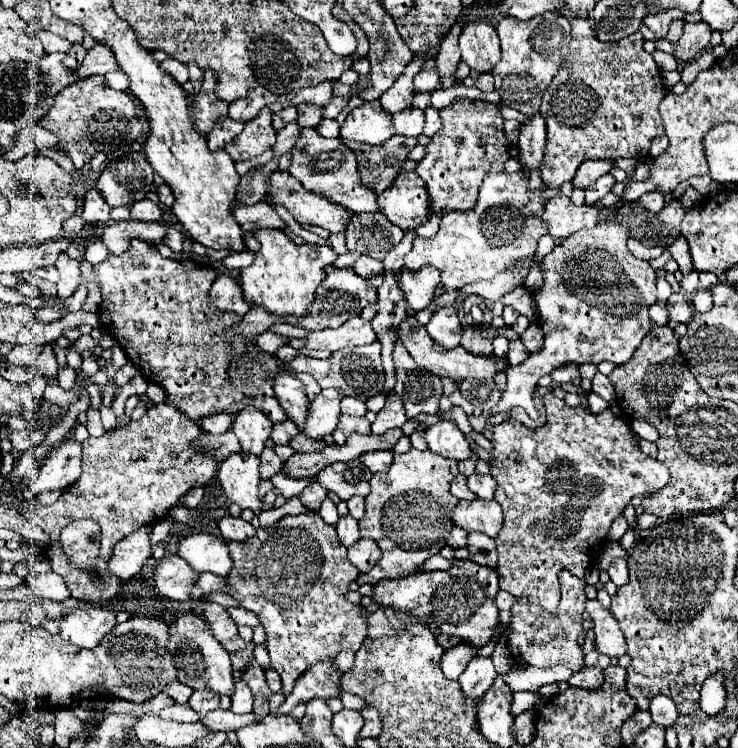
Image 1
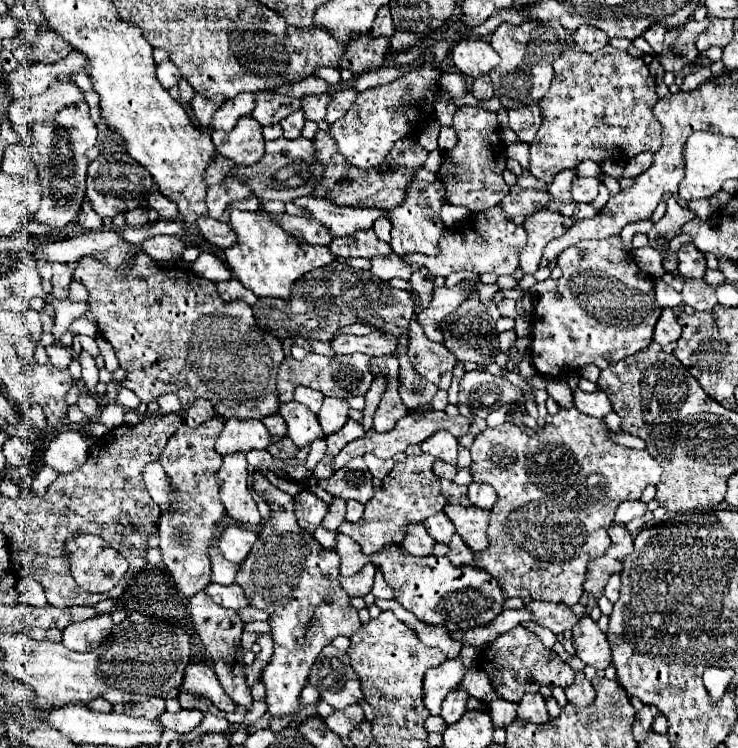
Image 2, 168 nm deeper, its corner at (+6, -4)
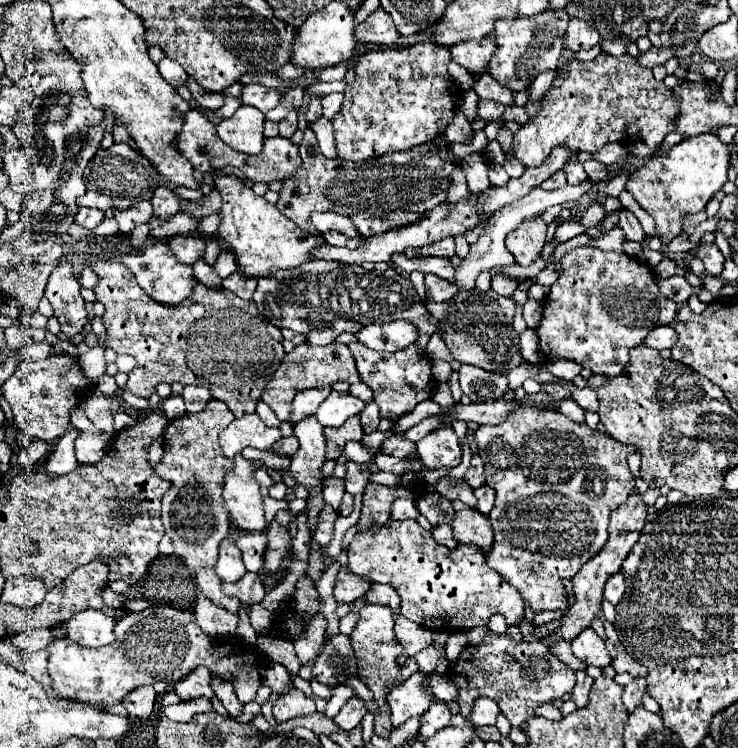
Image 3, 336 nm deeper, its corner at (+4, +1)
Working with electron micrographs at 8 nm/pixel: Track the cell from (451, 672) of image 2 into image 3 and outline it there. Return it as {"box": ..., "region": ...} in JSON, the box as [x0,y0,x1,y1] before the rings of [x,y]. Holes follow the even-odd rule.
{"box":[387,671,435,727],"region":[[[417,671],[407,679],[407,683],[395,687],[387,695],[387,705],[391,709],[391,721],[395,727],[403,725],[409,717],[421,717],[423,711],[435,701],[429,691],[429,677],[431,673]]]}

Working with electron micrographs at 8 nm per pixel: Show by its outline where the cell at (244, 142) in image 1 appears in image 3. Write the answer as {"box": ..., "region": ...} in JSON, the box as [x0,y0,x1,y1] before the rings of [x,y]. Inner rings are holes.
{"box":[217,105,265,155],"region":[[[241,105],[233,117],[217,125],[217,133],[231,149],[253,155],[263,149],[263,121],[265,115],[259,109]]]}

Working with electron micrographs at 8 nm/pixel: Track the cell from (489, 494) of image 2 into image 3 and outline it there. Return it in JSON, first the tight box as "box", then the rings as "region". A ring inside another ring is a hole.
{"box":[473,485,495,515],"region":[[[483,485],[483,487],[473,489],[473,495],[477,497],[477,509],[487,515],[493,509],[493,503],[495,503],[495,489]]]}

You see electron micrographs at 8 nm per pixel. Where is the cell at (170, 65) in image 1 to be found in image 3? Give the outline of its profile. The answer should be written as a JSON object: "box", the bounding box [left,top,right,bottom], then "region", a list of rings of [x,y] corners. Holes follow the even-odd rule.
{"box":[157,57,189,87],"region":[[[165,57],[157,67],[159,67],[159,73],[163,75],[163,79],[165,79],[169,85],[173,85],[173,87],[185,85],[187,79],[189,79],[189,75],[185,73],[185,69],[183,69],[179,63],[175,63],[175,61],[167,59],[167,57]]]}

